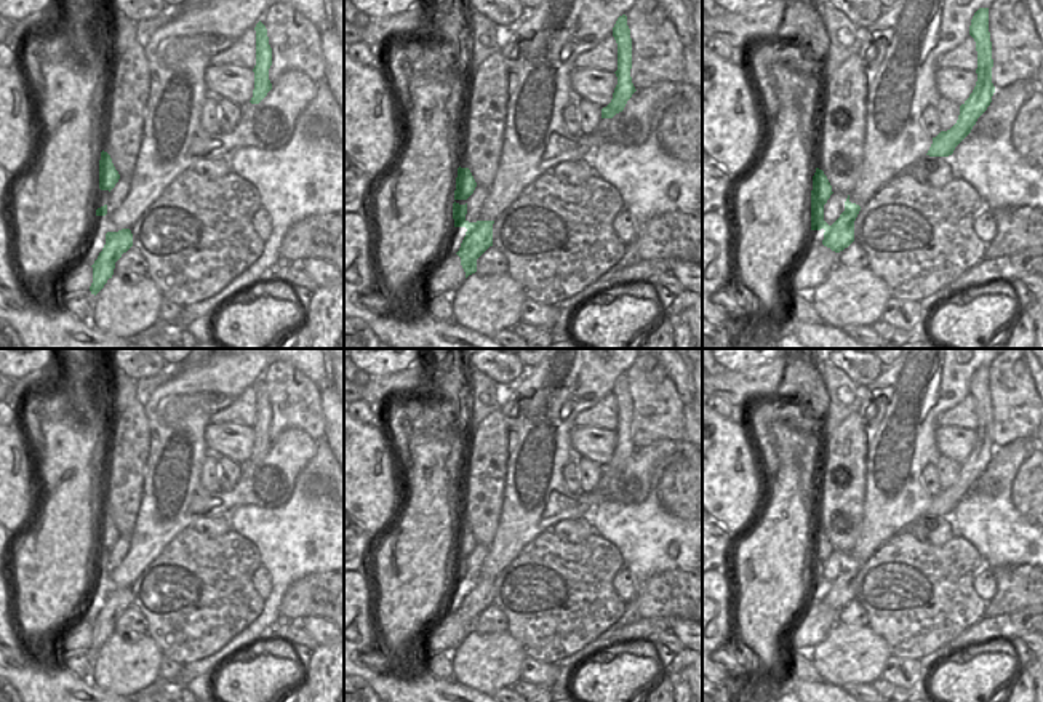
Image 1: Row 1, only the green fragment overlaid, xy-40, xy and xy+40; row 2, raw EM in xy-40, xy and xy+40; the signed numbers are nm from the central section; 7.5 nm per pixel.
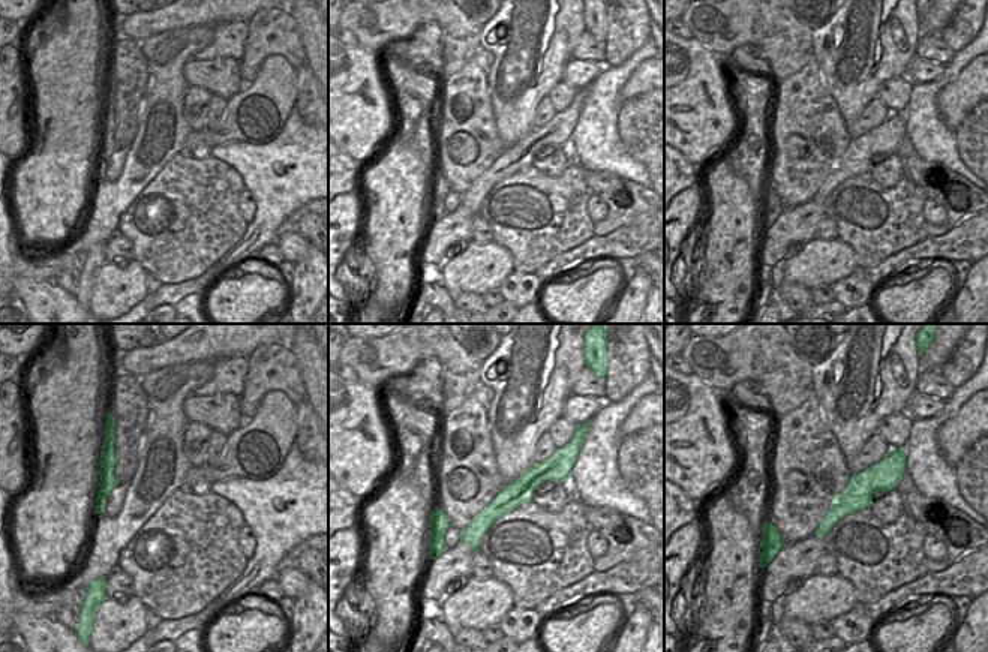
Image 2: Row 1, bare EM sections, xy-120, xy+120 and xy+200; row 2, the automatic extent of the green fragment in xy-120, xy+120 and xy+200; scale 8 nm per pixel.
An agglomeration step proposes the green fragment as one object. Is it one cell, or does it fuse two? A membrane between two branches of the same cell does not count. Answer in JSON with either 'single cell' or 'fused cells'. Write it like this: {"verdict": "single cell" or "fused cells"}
{"verdict": "fused cells"}

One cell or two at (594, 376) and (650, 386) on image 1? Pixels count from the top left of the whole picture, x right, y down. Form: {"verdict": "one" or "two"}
{"verdict": "two"}

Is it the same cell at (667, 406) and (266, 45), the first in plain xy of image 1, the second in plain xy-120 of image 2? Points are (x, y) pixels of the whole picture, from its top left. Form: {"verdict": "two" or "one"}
{"verdict": "one"}

